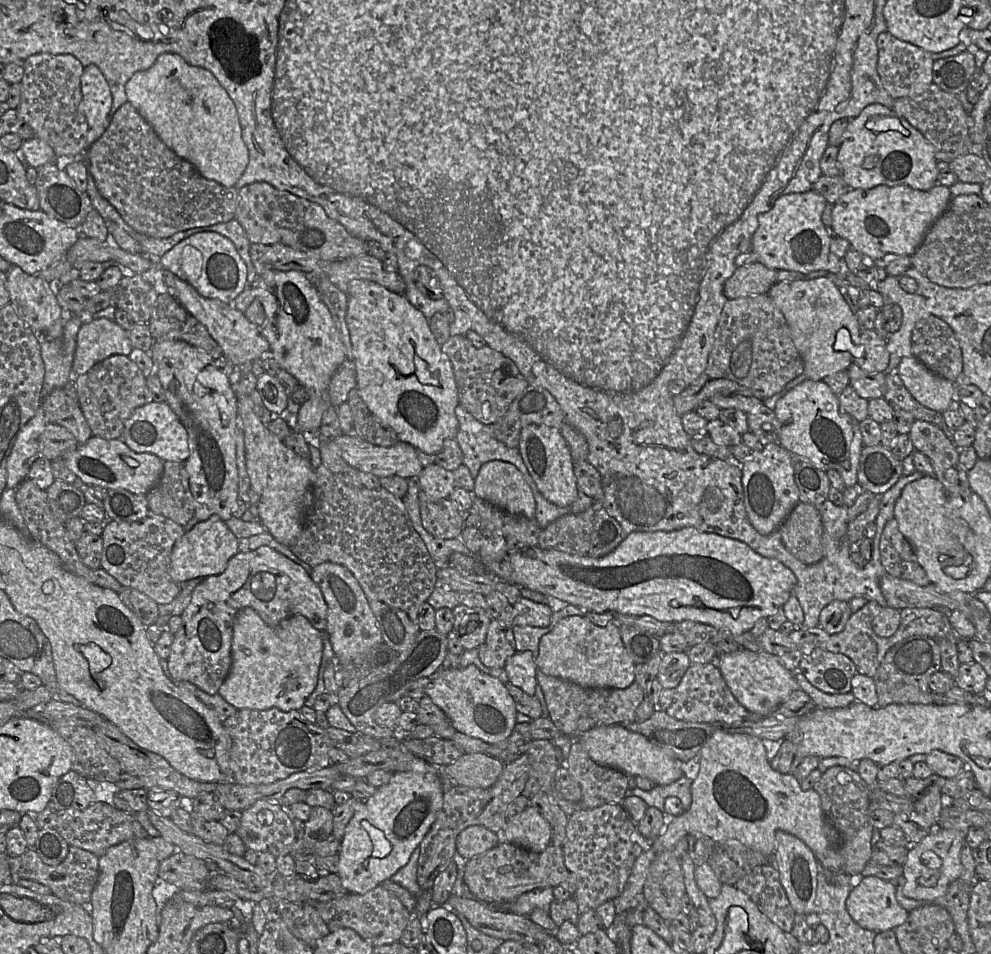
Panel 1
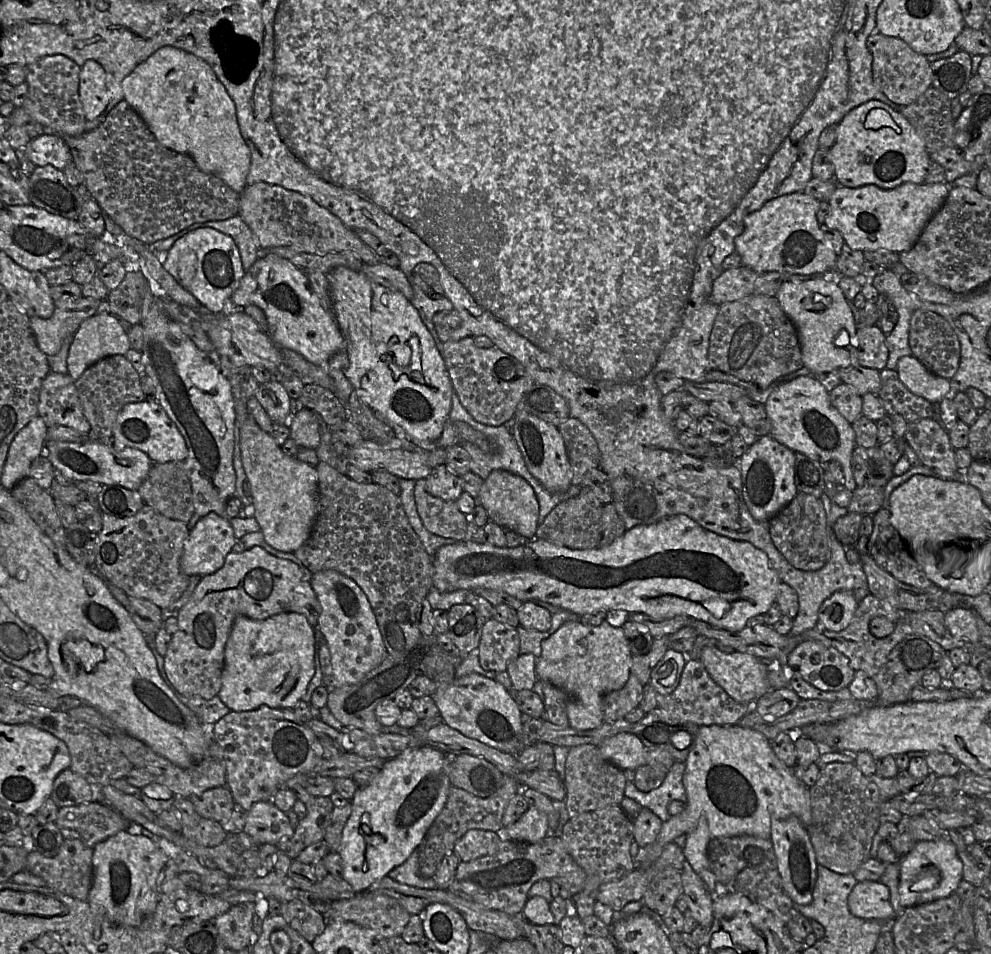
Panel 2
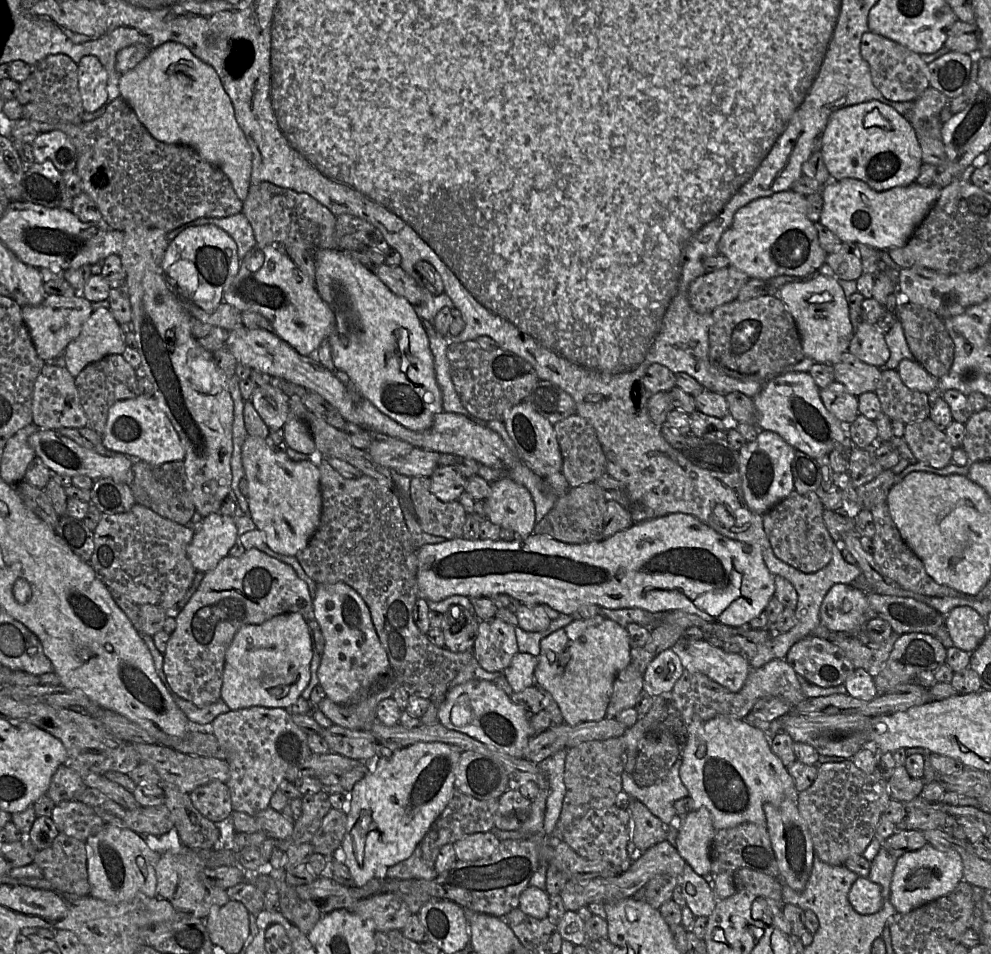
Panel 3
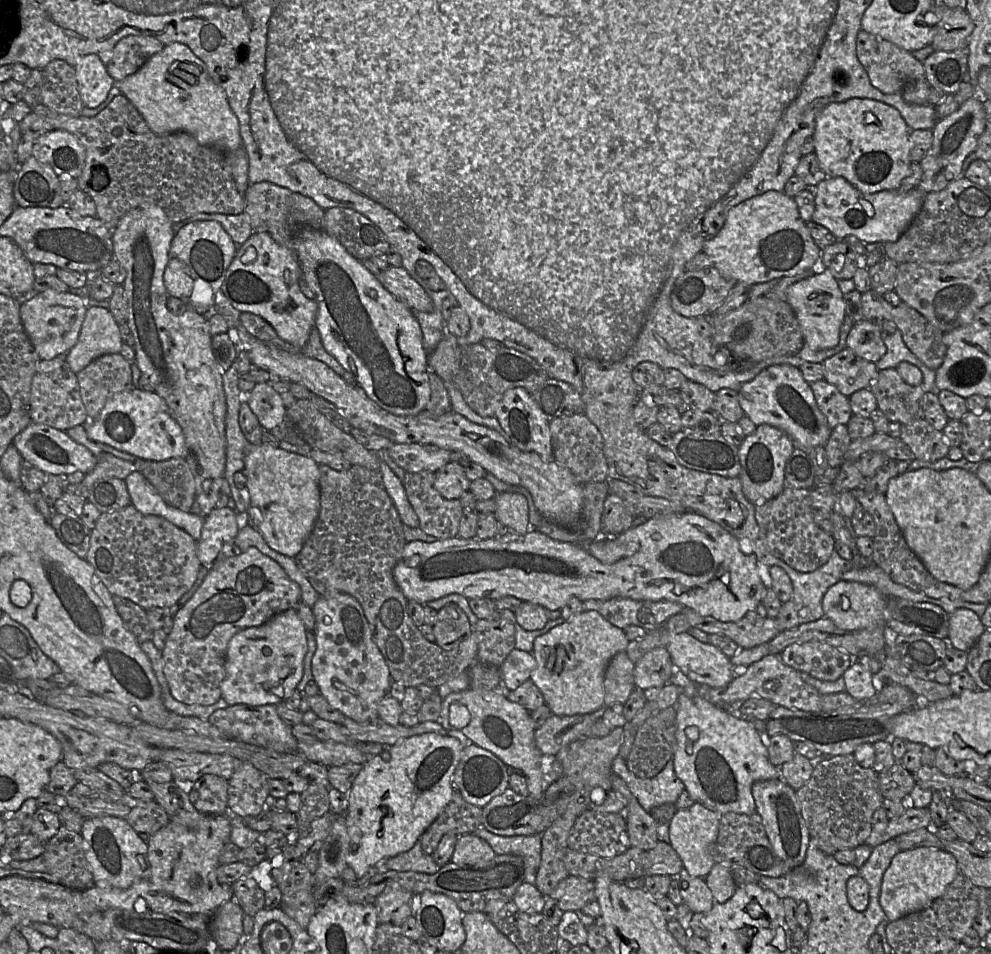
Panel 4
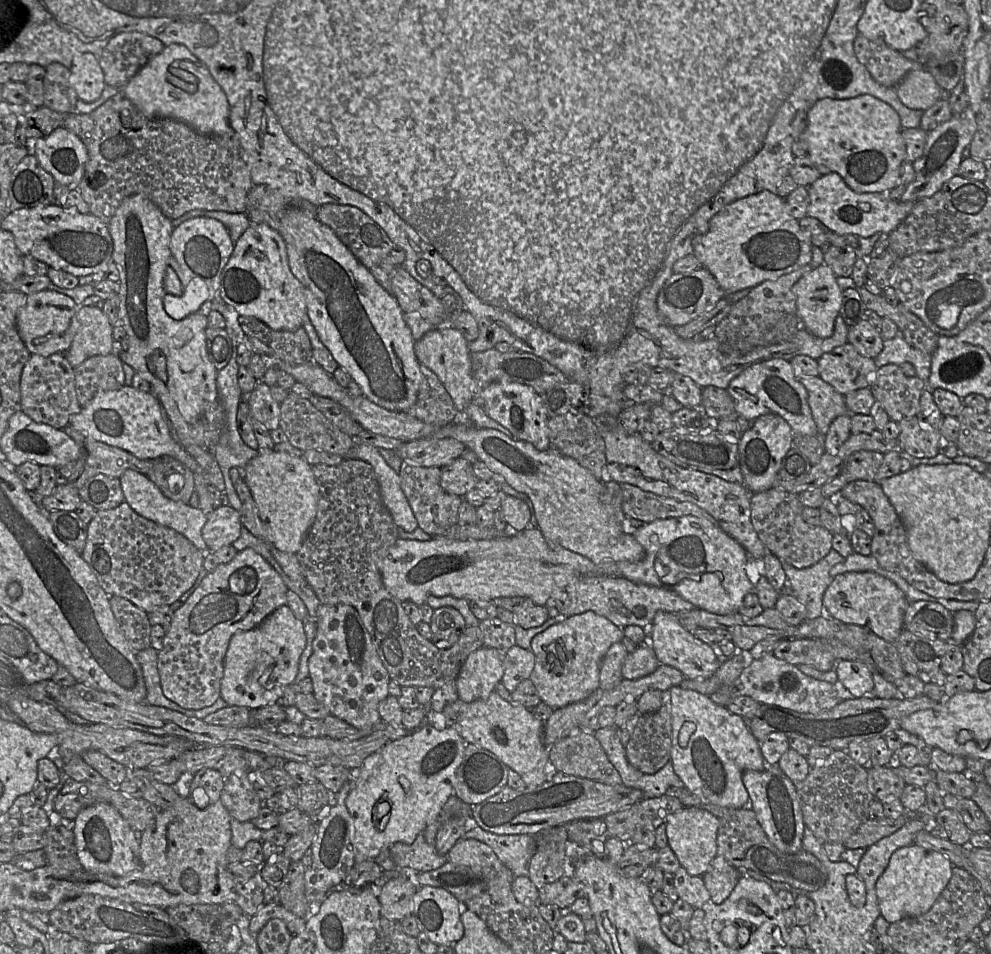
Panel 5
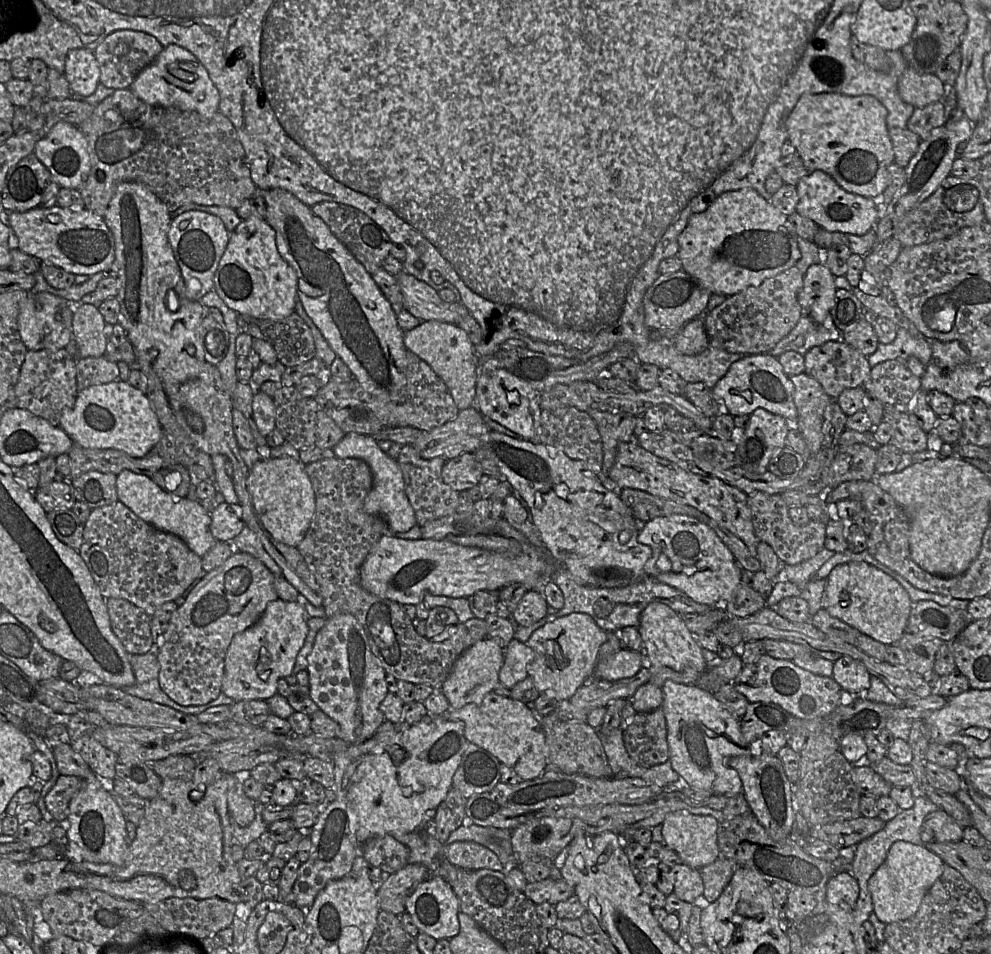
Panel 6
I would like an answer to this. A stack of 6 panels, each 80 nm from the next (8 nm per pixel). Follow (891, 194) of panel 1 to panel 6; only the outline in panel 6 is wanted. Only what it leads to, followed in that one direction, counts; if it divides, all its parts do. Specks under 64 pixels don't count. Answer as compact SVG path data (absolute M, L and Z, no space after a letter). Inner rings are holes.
M821 170L810 171L795 187L799 198L796 212L829 232L859 236L871 230L878 221L876 203L873 199L844 190L830 175Z

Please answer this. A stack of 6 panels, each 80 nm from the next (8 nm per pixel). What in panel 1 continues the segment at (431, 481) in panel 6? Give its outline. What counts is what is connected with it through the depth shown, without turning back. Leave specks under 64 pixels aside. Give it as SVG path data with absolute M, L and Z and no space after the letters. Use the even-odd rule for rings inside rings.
M419 491L420 516L424 528L440 539L460 538L464 529L464 514L449 498L433 501Z

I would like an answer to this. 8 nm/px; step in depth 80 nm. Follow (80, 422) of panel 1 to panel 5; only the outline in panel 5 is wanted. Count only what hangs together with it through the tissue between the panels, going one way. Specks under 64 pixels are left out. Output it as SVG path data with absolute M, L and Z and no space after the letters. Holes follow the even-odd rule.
M64 353L51 356L32 354L25 364L21 379L21 410L33 421L64 430L72 415L81 411L76 394L74 368Z

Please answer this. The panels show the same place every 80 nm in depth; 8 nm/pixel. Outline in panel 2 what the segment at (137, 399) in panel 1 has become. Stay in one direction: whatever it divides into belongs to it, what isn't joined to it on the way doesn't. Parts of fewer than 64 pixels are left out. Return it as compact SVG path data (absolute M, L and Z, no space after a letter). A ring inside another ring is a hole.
M124 355L99 360L87 368L74 384L83 413L91 426L88 436L98 441L111 441L116 418L125 405L147 399L141 388L139 374Z

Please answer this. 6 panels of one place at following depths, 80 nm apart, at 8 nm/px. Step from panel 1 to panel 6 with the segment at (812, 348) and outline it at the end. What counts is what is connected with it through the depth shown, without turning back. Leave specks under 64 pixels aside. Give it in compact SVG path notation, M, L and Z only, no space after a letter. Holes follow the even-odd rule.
M822 263L809 266L798 295L802 315L808 315L818 324L824 322L835 300L837 288L834 278L829 268Z

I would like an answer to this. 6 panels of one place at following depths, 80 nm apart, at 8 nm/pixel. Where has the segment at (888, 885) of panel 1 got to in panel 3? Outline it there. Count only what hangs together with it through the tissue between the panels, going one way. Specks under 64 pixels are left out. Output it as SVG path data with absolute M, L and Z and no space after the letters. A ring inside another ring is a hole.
M858 877L849 890L848 900L857 913L875 914L883 905L881 887L868 878Z

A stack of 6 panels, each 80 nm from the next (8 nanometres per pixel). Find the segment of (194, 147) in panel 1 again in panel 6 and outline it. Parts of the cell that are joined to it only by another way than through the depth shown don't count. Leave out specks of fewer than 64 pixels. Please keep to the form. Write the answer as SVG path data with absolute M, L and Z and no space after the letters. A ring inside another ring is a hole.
M175 44L165 46L155 60L138 74L129 89L152 106L194 111L204 118L211 118L218 112L219 92L206 68L190 51Z

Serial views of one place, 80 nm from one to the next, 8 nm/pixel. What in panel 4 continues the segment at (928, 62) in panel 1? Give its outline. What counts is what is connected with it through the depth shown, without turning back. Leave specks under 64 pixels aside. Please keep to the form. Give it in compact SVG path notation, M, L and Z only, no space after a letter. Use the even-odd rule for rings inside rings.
M860 30L857 35L856 54L871 84L885 94L901 93L908 83L925 78L923 63L913 57L911 52L863 30Z

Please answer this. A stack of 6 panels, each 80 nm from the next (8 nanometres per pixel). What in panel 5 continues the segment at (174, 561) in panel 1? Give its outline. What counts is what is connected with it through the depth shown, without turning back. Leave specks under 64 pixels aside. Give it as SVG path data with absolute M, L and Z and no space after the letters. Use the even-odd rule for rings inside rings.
M230 505L216 507L208 515L202 529L202 536L207 545L206 552L214 552L223 546L232 545L241 534L242 522L240 512Z

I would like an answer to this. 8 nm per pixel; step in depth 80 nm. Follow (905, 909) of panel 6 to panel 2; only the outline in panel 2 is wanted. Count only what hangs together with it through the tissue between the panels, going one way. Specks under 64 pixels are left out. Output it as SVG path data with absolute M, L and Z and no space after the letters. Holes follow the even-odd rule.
M949 839L920 841L899 863L899 899L905 908L946 898L956 892L963 879L963 863Z

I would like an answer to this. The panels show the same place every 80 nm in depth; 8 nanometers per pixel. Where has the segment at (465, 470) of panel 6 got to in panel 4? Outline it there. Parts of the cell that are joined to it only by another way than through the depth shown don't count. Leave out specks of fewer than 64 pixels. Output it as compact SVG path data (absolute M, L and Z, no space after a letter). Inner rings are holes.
M448 462L435 475L434 487L446 499L460 499L463 493L469 491L471 481L459 462Z

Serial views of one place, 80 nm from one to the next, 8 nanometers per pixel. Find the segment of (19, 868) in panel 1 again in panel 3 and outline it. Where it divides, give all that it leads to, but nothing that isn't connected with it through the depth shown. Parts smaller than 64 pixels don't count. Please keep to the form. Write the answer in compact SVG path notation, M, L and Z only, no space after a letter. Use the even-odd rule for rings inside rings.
M60 832L50 847L37 851L33 862L56 890L76 896L90 895L84 841Z

